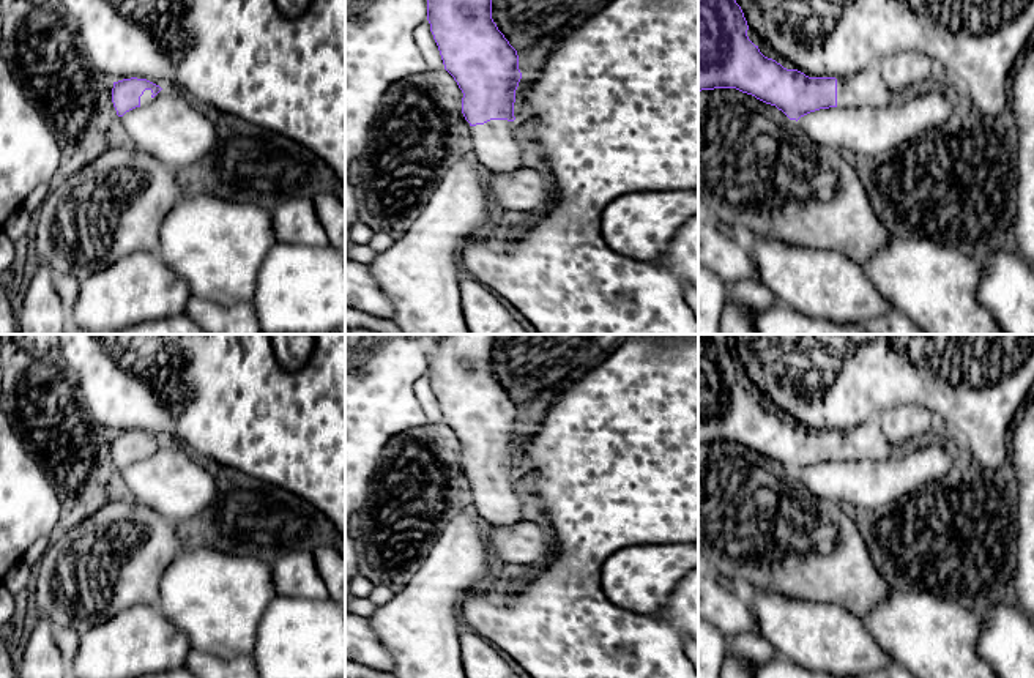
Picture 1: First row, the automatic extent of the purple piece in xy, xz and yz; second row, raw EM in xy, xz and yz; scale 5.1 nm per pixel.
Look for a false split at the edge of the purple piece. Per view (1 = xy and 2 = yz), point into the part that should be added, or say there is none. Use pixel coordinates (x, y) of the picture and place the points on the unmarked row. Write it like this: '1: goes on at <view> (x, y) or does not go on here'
1: goes on at xy (145, 451)
2: goes on at yz (866, 442)

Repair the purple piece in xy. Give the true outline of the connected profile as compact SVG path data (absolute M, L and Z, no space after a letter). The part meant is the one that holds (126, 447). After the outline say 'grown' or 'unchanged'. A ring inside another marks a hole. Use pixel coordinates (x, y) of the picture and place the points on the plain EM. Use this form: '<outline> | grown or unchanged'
M123 432L113 435L112 456L118 470L150 456L162 441L147 432Z | grown

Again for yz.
M698 334L698 445L736 441L776 459L790 473L829 460L887 460L895 448L883 435L878 419L870 418L848 432L809 430L764 410L747 389L747 374L733 352L728 334Z | grown

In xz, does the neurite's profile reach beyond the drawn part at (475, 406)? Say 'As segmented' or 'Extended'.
Extended

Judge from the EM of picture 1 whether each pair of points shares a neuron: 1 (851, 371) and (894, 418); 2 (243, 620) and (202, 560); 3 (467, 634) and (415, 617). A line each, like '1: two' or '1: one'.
1: two
2: one
3: two

